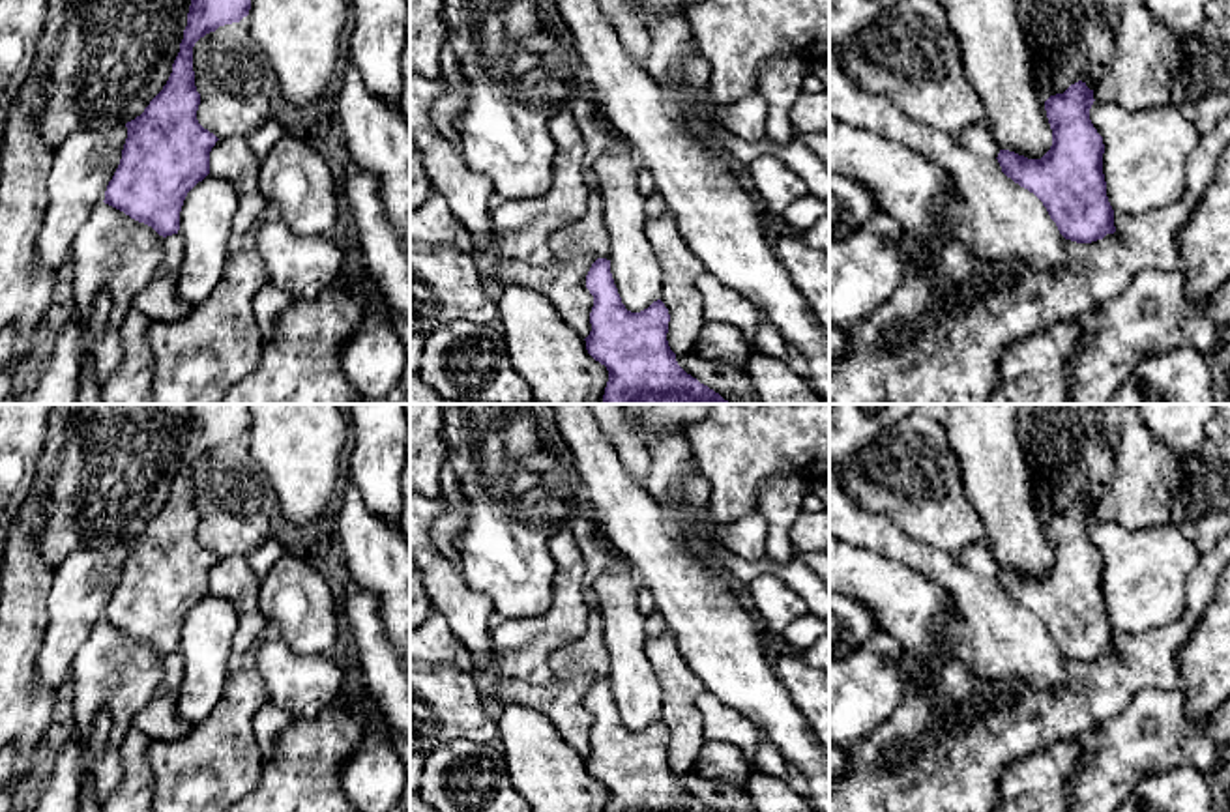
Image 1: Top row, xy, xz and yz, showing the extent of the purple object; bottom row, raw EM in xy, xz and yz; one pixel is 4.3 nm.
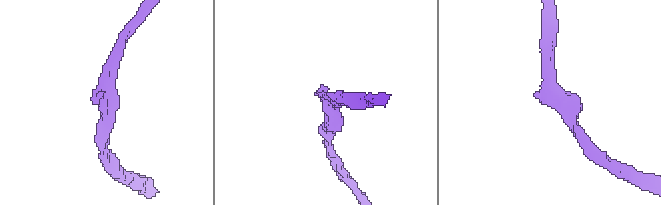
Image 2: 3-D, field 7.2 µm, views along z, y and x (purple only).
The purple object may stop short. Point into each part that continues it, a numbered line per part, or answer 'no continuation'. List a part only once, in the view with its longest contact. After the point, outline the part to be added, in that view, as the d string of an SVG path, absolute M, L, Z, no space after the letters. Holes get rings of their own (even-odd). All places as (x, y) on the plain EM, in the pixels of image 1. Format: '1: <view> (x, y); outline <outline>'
no continuation

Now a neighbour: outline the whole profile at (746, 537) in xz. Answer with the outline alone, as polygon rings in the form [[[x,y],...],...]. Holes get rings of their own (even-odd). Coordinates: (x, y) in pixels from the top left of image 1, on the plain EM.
[[[754,511],[732,524],[719,526],[715,539],[745,559],[760,559],[766,556],[768,522]]]

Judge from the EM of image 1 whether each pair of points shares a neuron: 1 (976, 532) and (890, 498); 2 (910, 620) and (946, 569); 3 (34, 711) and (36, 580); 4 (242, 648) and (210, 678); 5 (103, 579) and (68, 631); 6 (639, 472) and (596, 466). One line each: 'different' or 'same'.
1: same
2: different
3: same
4: different
5: same
6: different

